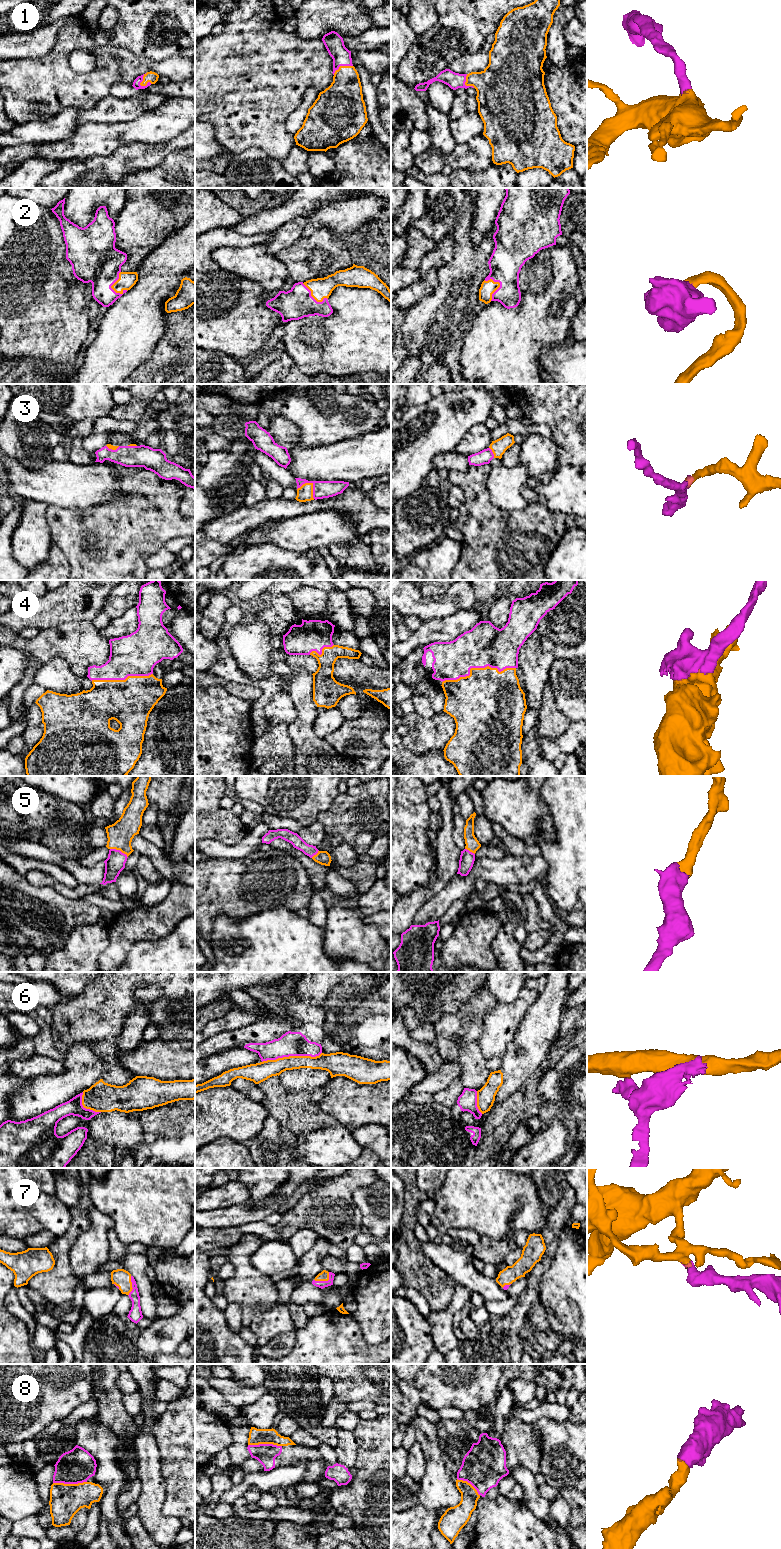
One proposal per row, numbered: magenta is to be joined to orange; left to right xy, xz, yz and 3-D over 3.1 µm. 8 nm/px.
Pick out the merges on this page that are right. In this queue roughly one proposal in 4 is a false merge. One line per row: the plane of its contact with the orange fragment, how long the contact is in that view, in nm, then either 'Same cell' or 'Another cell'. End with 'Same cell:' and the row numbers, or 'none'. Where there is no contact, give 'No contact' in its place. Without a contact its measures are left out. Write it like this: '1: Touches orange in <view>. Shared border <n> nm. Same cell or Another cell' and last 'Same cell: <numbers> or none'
1: Touches orange in xy. Shared border 120 nm. Same cell
2: Touches orange in xy. Shared border 190 nm. Same cell
3: Touches orange in xz. Shared border 170 nm. Same cell
4: Touches orange in yz. Shared border 600 nm. Same cell
5: Touches orange in xy. Shared border 160 nm. Same cell
6: Touches orange in xz. Shared border 480 nm. Another cell
7: Touches orange in xz. Shared border 140 nm. Same cell
8: Touches orange in xy. Shared border 280 nm. Same cell
Same cell: 1, 2, 3, 4, 5, 7, 8

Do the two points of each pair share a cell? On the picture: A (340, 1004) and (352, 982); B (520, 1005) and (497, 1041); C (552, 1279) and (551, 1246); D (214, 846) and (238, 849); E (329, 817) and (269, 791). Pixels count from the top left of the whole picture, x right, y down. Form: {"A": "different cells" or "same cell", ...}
{"A": "same cell", "B": "same cell", "C": "different cells", "D": "same cell", "E": "different cells"}

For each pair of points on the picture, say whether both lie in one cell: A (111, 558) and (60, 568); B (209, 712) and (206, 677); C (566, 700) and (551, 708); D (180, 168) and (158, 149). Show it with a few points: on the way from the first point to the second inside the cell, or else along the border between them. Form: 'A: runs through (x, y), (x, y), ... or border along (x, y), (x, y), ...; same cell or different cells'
A: border along (58, 545), (67, 558), (70, 569); different cells
B: border along (205, 686), (221, 686), (230, 693); different cells
C: border along (550, 683), (556, 706), (571, 721); different cells
D: border along (184, 147), (173, 150), (159, 164), (146, 169); different cells

